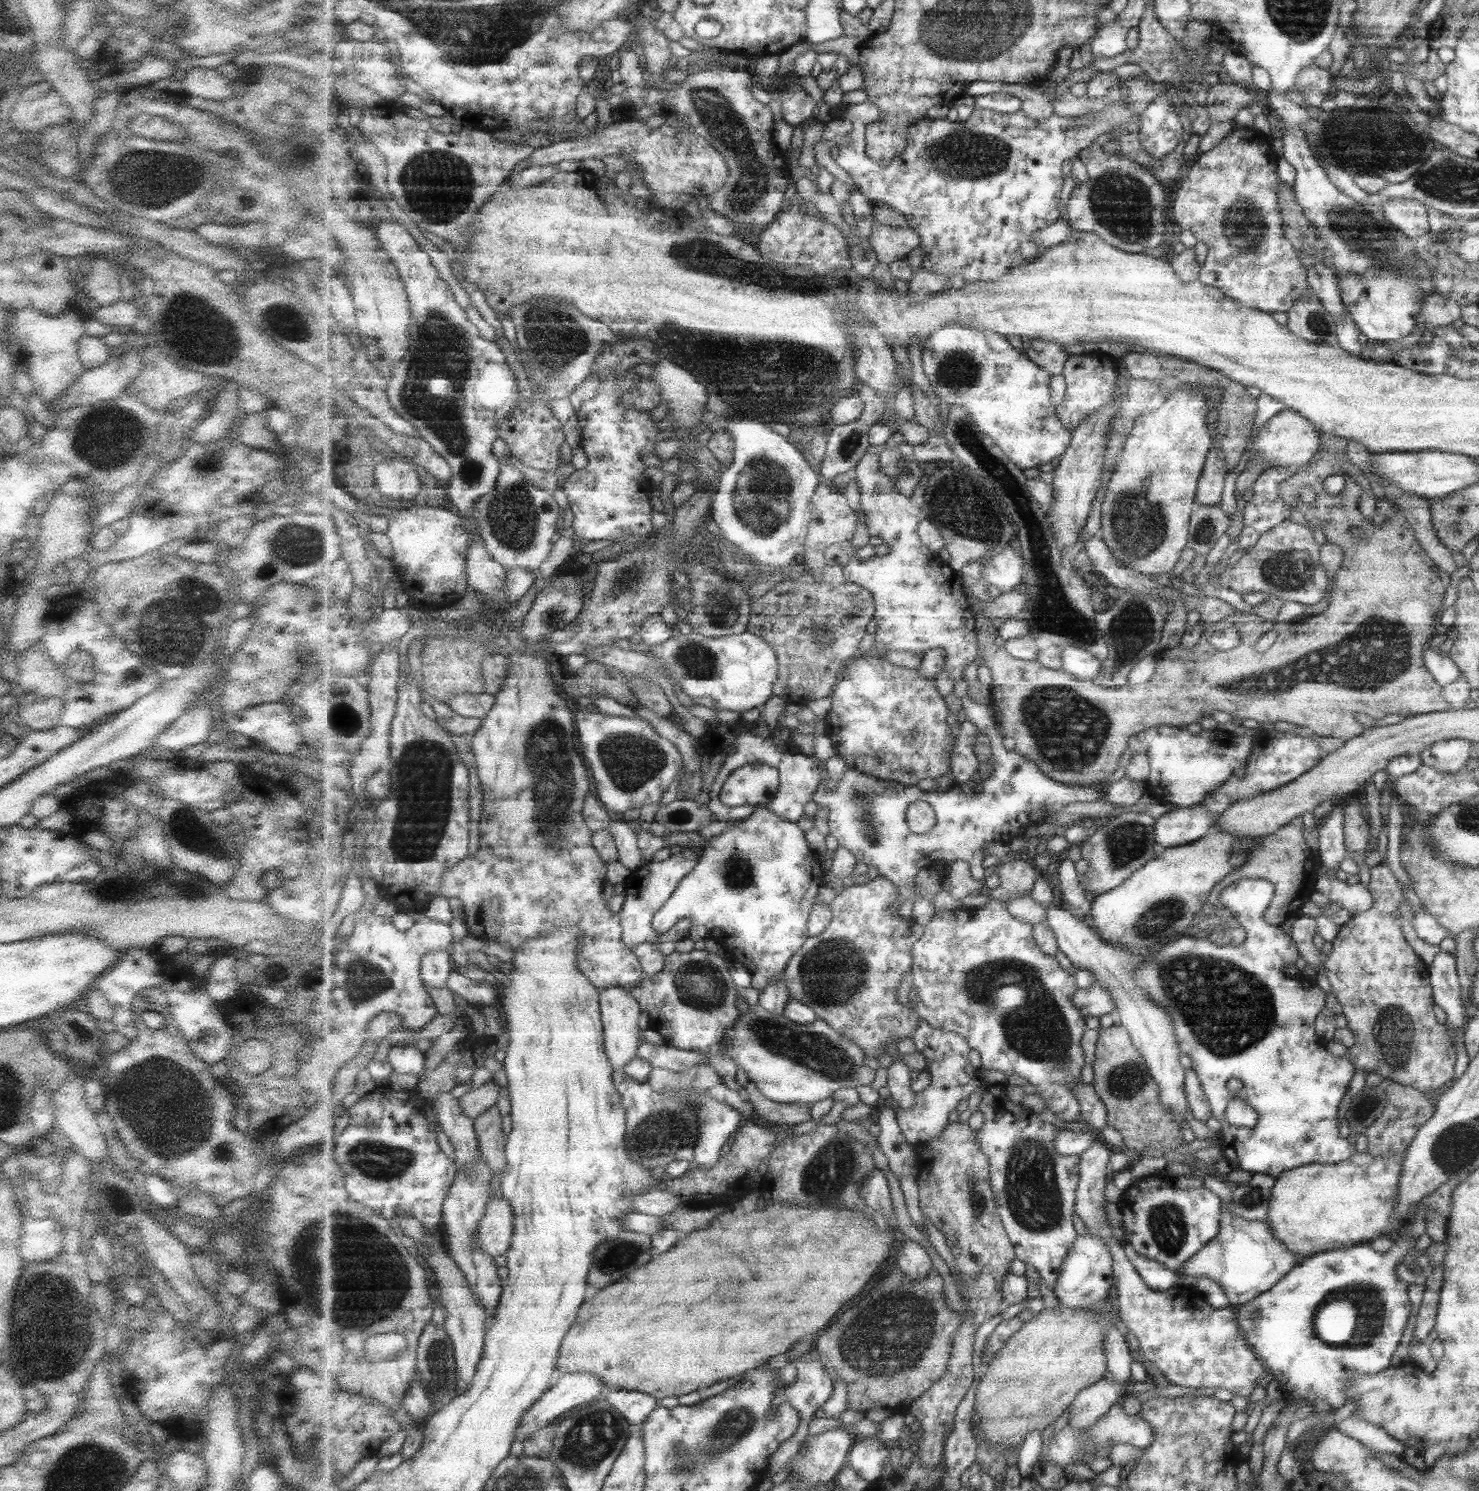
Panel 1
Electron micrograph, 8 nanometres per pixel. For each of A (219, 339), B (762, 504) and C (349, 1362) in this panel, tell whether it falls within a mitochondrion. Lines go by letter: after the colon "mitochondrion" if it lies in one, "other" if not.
A: mitochondrion
B: mitochondrion
C: other

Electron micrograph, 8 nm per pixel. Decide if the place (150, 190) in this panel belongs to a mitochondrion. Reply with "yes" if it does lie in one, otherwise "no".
yes

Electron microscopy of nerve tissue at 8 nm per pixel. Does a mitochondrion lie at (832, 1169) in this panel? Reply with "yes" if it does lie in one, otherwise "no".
yes

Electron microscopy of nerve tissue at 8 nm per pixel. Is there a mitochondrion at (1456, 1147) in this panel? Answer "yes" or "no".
yes

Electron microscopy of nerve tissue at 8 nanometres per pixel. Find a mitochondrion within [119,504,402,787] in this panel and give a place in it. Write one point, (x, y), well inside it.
(160, 635)

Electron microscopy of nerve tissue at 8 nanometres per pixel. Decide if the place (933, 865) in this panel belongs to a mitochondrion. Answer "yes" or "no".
no

